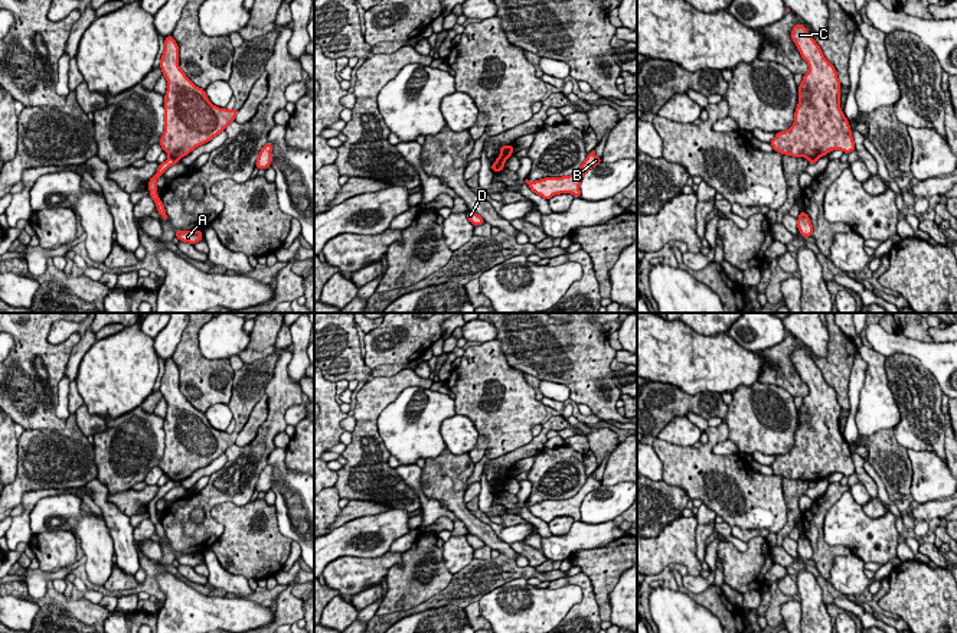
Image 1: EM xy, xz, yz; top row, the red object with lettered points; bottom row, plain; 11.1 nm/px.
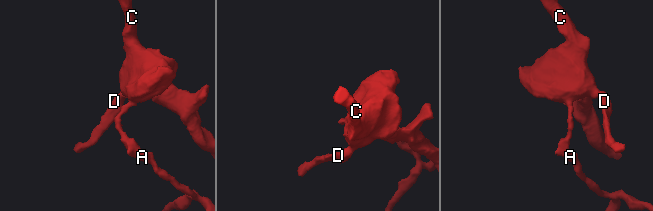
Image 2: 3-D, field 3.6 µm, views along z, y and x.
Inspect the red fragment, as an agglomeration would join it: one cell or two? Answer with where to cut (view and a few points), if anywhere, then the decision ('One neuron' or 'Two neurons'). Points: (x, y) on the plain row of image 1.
Split along xy (169, 479), (179, 482). Two neurons

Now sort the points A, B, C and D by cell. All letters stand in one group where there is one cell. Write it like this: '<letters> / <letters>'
A / B C D

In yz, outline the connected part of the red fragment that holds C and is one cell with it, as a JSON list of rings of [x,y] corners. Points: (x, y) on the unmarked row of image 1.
[[[801,346],[793,350],[790,359],[809,395],[798,408],[794,446],[787,454],[775,456],[771,470],[777,476],[806,482],[820,482],[833,473],[852,476],[856,470],[849,443],[840,431],[842,407],[836,391]]]

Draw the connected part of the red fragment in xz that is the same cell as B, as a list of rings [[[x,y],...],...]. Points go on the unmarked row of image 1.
[[[594,473],[587,479],[581,490],[569,499],[562,500],[543,500],[540,503],[525,503],[530,513],[543,522],[549,523],[555,518],[571,516],[574,521],[581,521],[581,503],[584,497],[601,486],[601,480],[597,480]]]

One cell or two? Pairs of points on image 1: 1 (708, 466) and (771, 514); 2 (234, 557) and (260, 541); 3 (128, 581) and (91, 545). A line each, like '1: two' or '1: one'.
1: one
2: one
3: two

